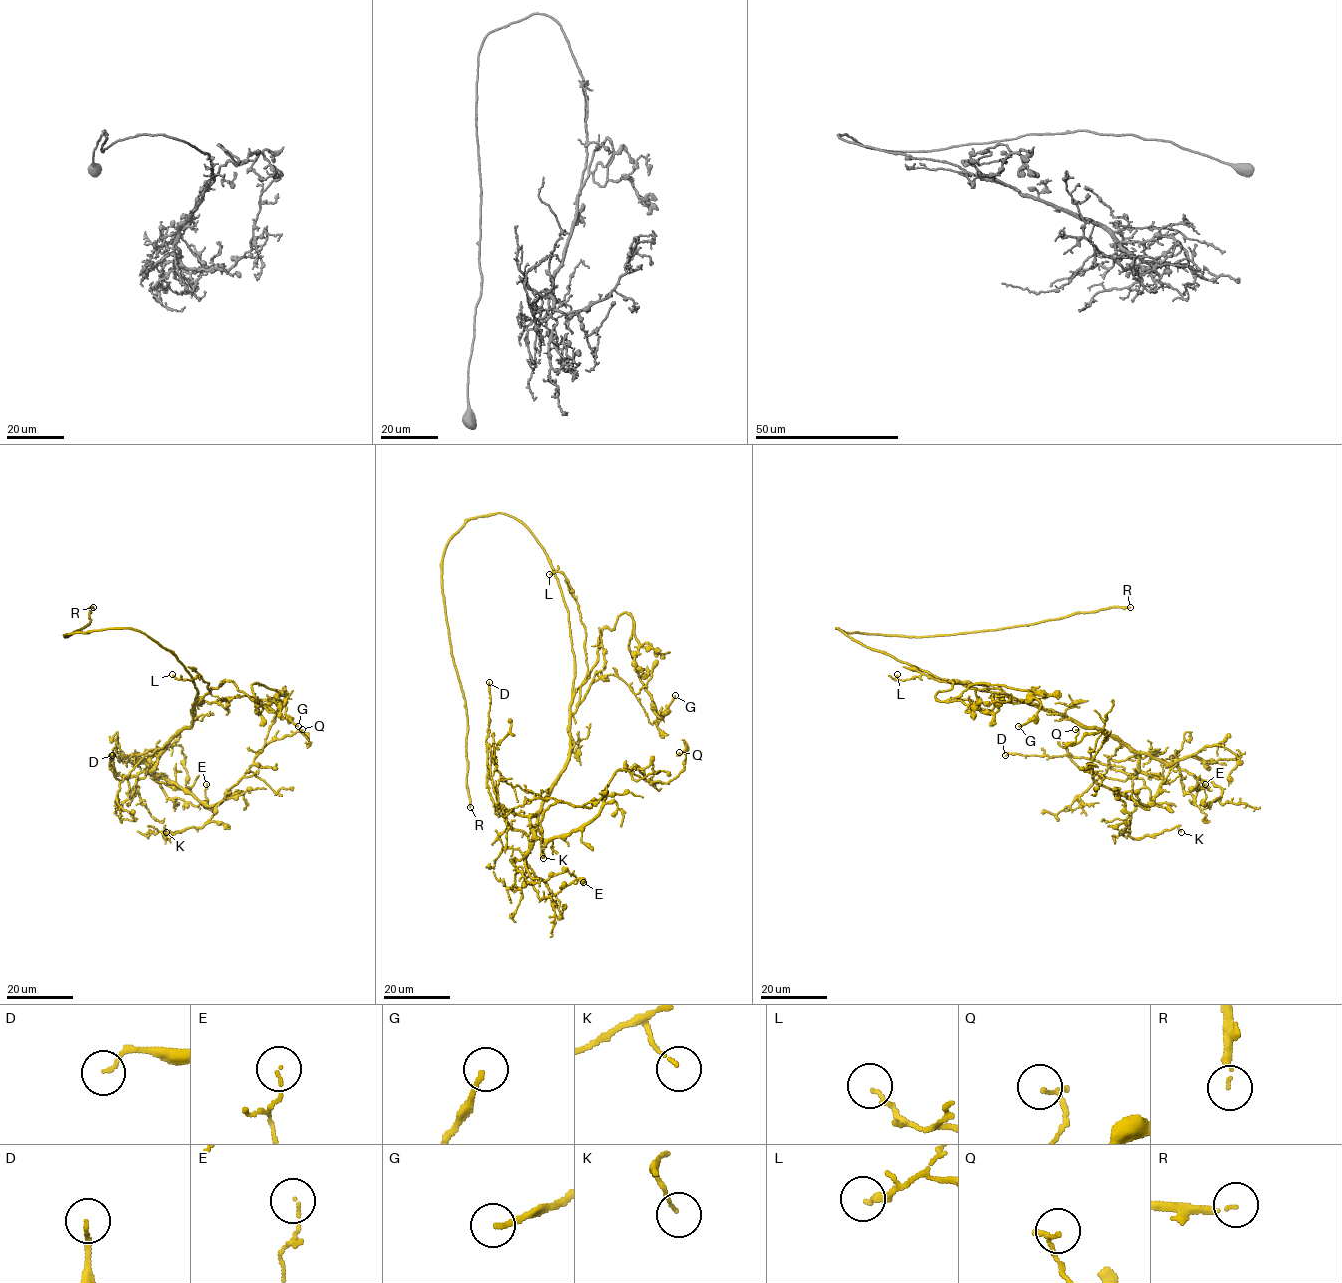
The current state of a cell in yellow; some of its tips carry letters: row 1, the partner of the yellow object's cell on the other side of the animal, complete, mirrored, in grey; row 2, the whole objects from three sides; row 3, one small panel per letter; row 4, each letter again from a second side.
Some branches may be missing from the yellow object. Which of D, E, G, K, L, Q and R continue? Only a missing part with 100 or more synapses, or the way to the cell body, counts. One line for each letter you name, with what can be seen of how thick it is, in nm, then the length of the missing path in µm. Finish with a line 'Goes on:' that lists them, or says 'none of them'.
R: 120 nm | 35 µm
Goes on: R

